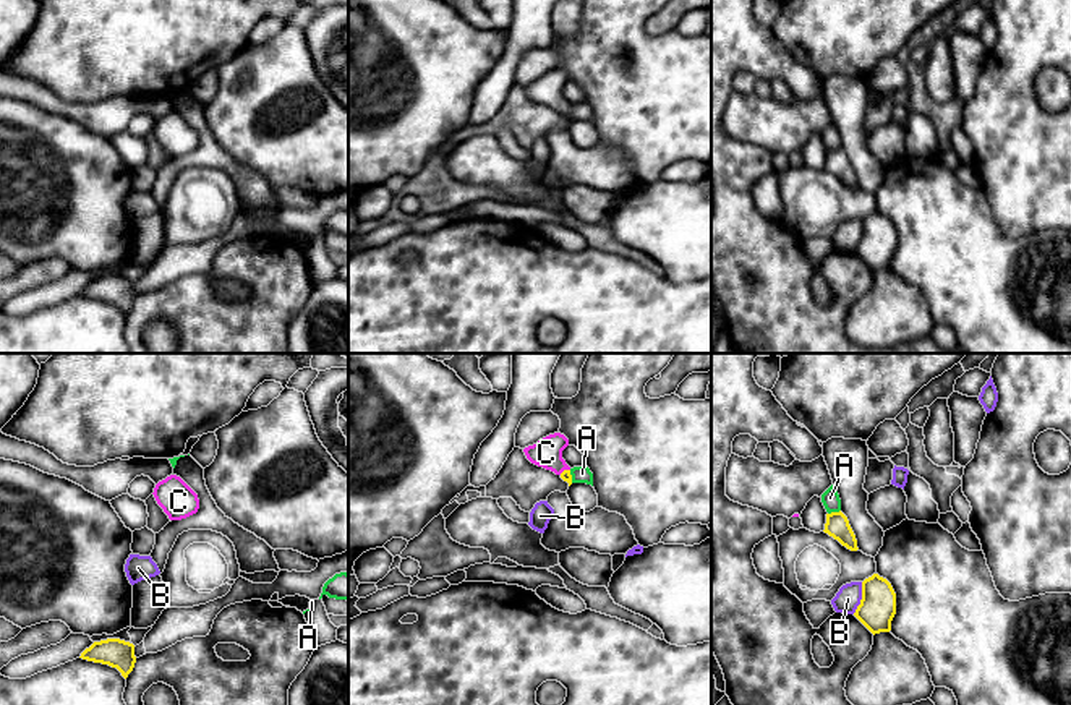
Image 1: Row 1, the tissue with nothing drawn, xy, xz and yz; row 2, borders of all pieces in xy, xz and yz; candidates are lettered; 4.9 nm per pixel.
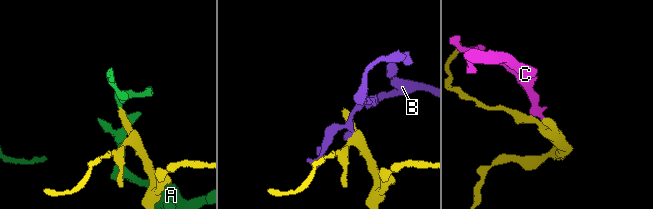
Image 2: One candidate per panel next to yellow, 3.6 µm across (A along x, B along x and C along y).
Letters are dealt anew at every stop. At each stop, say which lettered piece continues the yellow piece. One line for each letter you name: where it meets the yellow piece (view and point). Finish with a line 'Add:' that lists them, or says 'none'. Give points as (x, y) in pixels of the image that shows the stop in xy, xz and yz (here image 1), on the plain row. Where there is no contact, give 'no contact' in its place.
C: xz (564, 107)
Add: C

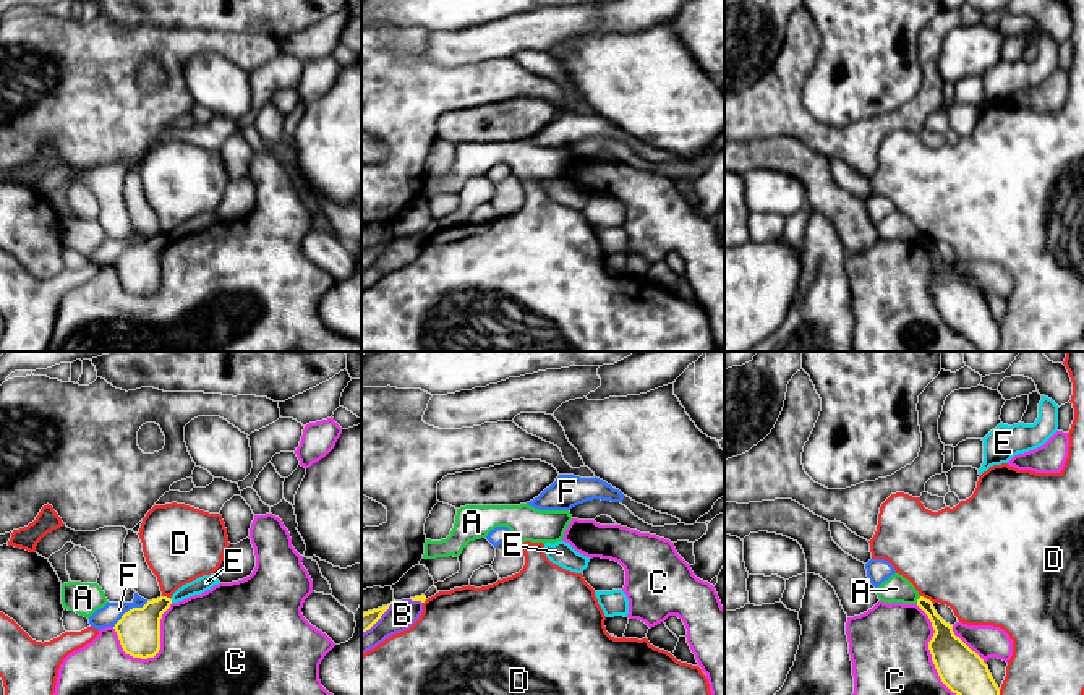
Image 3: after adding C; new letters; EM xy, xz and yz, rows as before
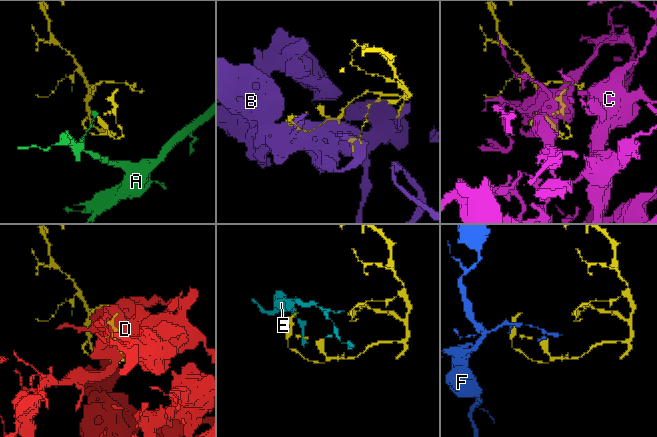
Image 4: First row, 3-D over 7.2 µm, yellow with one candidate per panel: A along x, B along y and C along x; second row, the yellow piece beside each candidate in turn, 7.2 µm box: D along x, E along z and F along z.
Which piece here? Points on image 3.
Add: none

